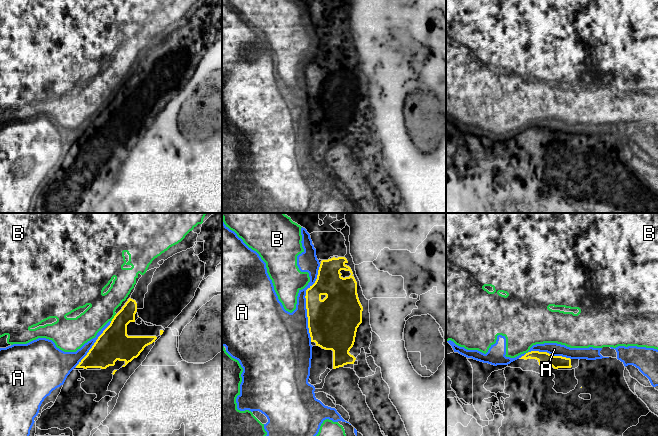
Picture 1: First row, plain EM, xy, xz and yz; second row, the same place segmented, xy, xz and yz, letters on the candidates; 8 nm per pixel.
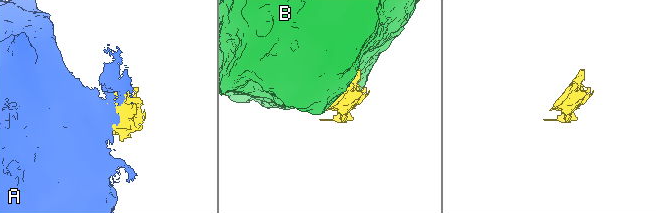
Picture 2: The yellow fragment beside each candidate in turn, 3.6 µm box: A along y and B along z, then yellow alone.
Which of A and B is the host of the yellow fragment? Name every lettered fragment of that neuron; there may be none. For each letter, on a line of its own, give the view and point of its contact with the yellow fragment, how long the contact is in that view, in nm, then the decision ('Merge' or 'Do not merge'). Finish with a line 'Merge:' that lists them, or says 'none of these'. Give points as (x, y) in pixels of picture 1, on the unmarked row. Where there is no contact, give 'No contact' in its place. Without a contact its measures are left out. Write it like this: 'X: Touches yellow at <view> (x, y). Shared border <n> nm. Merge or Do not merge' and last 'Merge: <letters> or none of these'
A: Touches yellow at xz (306, 79). Shared border 650 nm. Do not merge
B: Touches yellow at xy (113, 94). Shared border 80 nm. Merge
Merge: B

